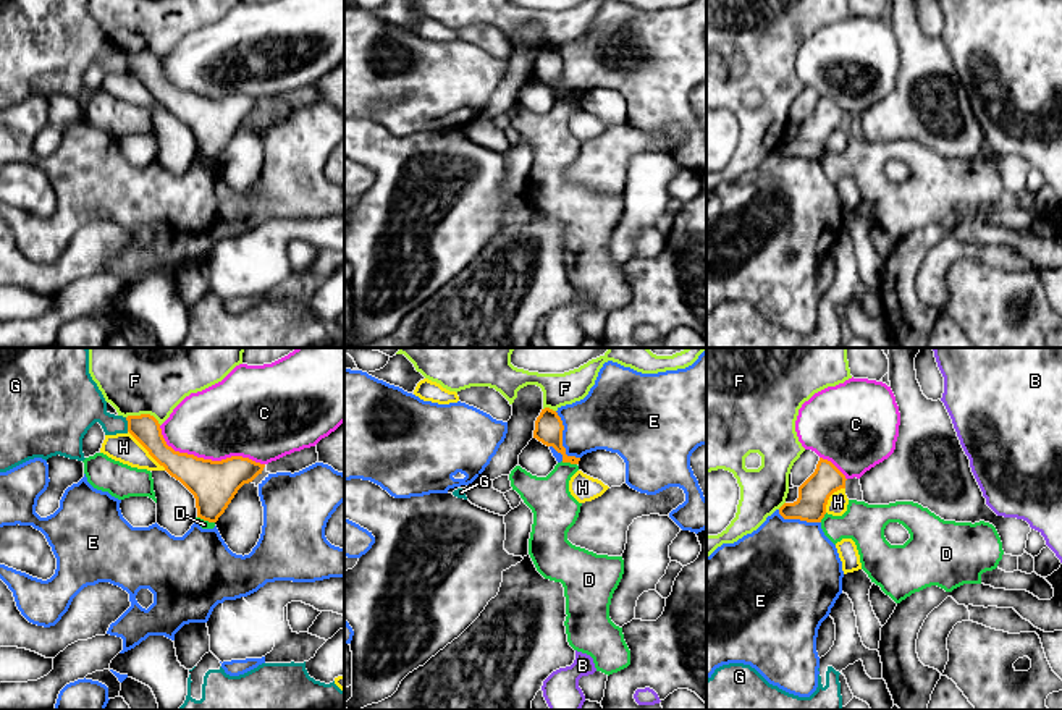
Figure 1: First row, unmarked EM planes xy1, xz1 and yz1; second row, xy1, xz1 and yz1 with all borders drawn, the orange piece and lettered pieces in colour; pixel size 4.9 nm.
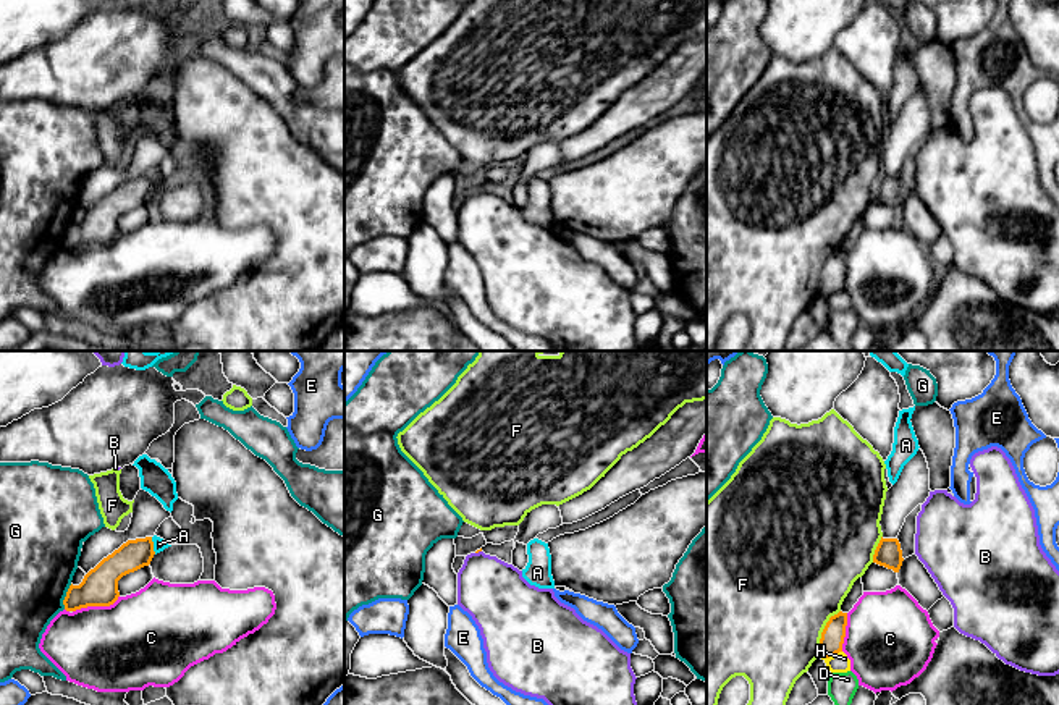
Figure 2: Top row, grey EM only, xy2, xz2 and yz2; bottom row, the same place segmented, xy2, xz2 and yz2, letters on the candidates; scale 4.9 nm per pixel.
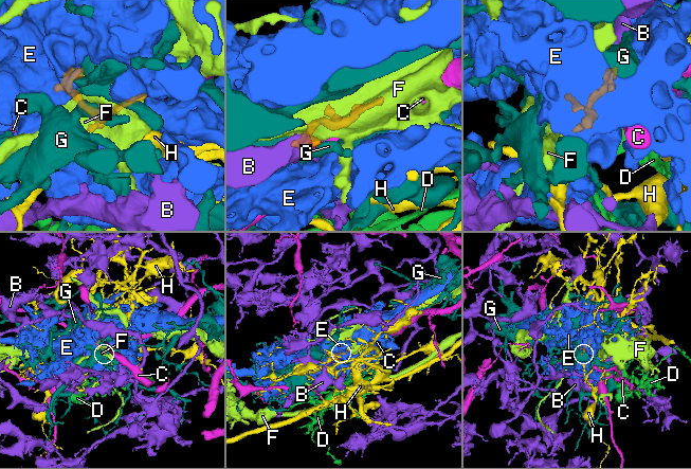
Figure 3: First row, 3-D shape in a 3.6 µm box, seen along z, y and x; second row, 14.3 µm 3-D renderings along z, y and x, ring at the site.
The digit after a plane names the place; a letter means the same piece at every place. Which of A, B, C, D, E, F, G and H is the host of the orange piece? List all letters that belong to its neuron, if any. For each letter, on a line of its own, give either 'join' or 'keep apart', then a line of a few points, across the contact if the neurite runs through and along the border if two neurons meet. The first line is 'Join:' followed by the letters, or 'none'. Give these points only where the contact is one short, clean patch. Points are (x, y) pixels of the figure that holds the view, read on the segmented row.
Join: A
A: join | xy2 (133, 555), (152, 545), (159, 544)
B: keep apart | xz2 (480, 550), (476, 553)
C: keep apart
D: keep apart | xz1 (561, 461), (576, 464)
E: keep apart
F: keep apart
G: keep apart
H: keep apart

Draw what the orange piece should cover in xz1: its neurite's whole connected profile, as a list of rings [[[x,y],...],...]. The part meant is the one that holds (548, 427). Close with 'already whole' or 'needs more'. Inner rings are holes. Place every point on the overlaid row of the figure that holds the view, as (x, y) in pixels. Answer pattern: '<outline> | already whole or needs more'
[[[545,408],[535,421],[533,438],[546,446],[553,446],[563,454],[563,463],[579,464],[580,458],[567,456],[563,446],[563,421],[556,411]]] | already whole

